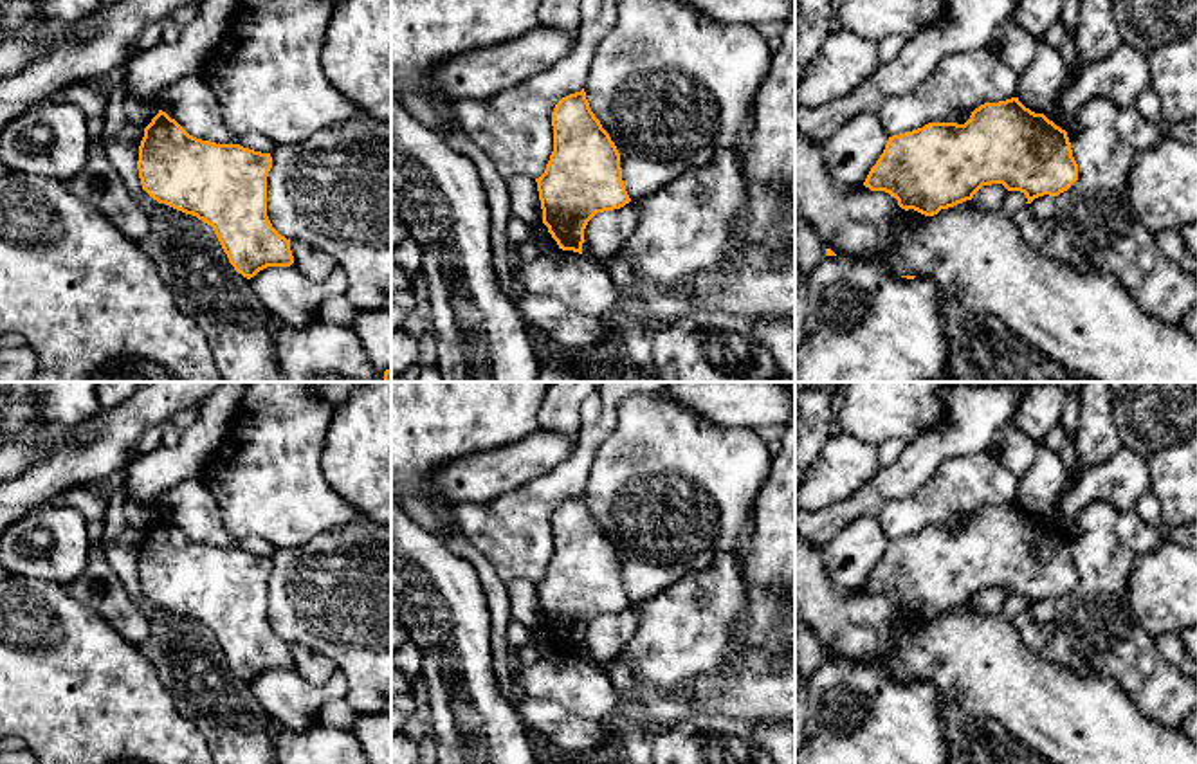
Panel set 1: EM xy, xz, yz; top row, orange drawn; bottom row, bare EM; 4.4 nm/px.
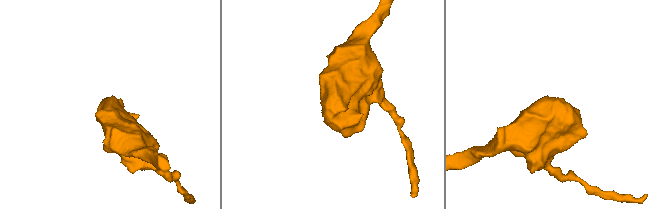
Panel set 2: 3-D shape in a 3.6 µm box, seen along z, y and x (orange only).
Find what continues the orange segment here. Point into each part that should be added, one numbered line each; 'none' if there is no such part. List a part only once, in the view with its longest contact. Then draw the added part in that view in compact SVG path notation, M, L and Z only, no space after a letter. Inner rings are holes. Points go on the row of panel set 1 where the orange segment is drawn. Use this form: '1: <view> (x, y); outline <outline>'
none

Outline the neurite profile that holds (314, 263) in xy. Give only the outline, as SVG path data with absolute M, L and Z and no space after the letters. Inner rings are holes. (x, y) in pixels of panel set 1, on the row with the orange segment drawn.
M290 240L290 250L292 267L310 281L326 281L339 267L330 254L301 240Z

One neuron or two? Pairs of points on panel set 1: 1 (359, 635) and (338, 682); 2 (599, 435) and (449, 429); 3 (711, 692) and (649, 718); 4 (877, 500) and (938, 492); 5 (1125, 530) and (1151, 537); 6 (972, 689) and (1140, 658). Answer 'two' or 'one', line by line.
1: two
2: two
3: one
4: two
5: one
6: two

